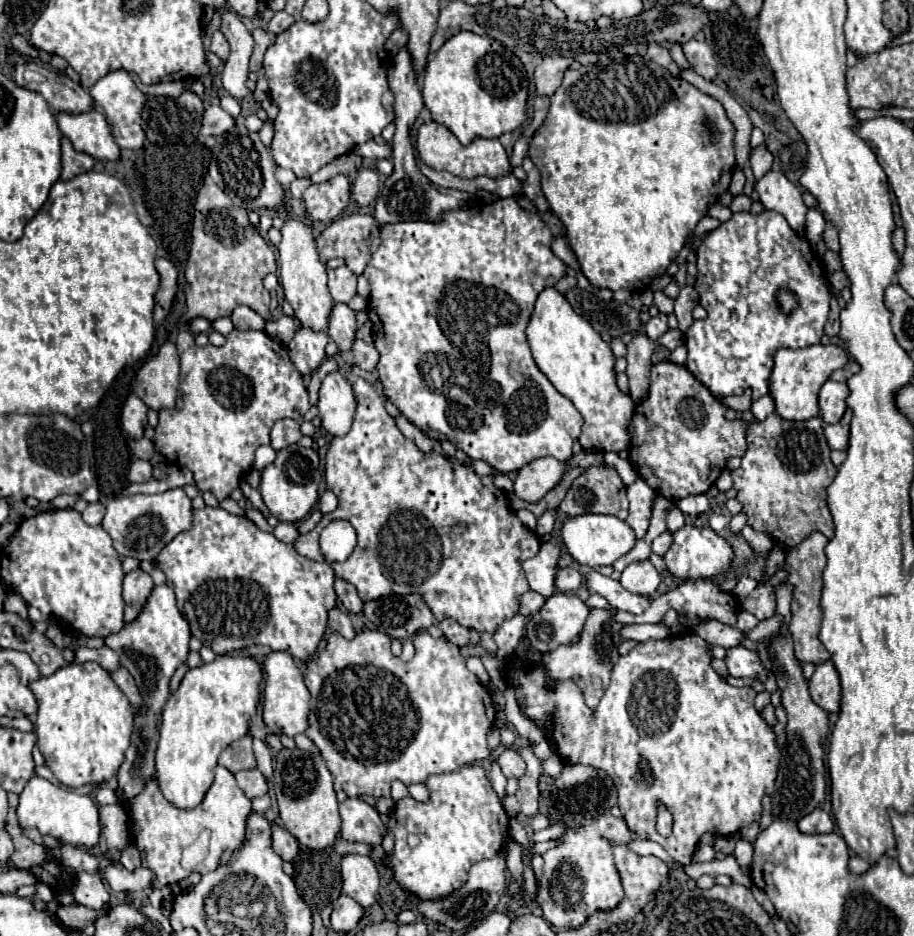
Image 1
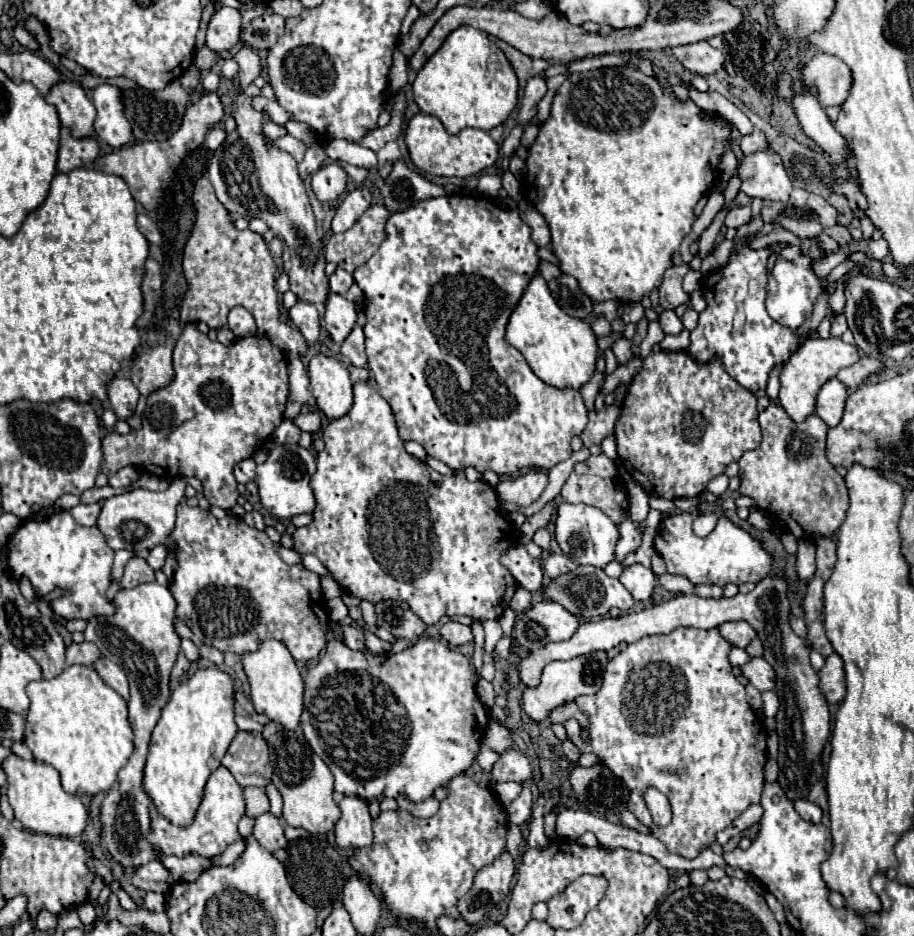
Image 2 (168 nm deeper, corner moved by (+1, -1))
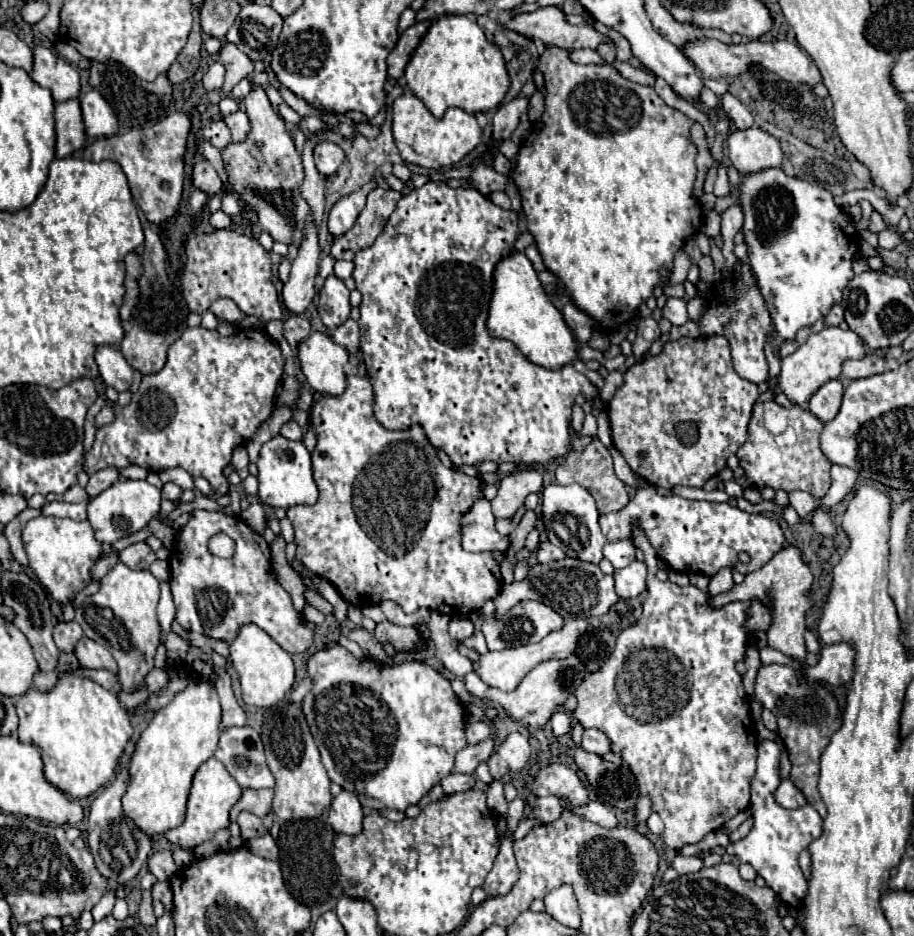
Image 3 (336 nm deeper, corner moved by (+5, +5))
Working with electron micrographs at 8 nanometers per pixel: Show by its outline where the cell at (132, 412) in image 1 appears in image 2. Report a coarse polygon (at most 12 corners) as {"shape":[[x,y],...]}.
{"shape":[[129,378],[107,384],[111,408],[119,420],[135,412],[139,390]]}

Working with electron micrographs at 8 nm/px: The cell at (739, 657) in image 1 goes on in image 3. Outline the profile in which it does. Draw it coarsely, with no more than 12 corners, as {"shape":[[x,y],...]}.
{"shape":[[761,664],[755,696],[777,716],[791,782],[825,818],[821,750],[841,726],[831,690]]}

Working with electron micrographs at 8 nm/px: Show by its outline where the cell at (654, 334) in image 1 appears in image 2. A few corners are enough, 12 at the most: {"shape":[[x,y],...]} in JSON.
{"shape":[[665,310],[659,324],[665,334],[679,334],[683,330],[681,318],[675,310]]}

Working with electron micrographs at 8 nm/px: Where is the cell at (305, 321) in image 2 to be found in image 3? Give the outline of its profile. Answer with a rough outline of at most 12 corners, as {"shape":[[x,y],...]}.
{"shape":[[313,216],[283,286],[283,304],[303,314],[315,296],[319,246]]}

